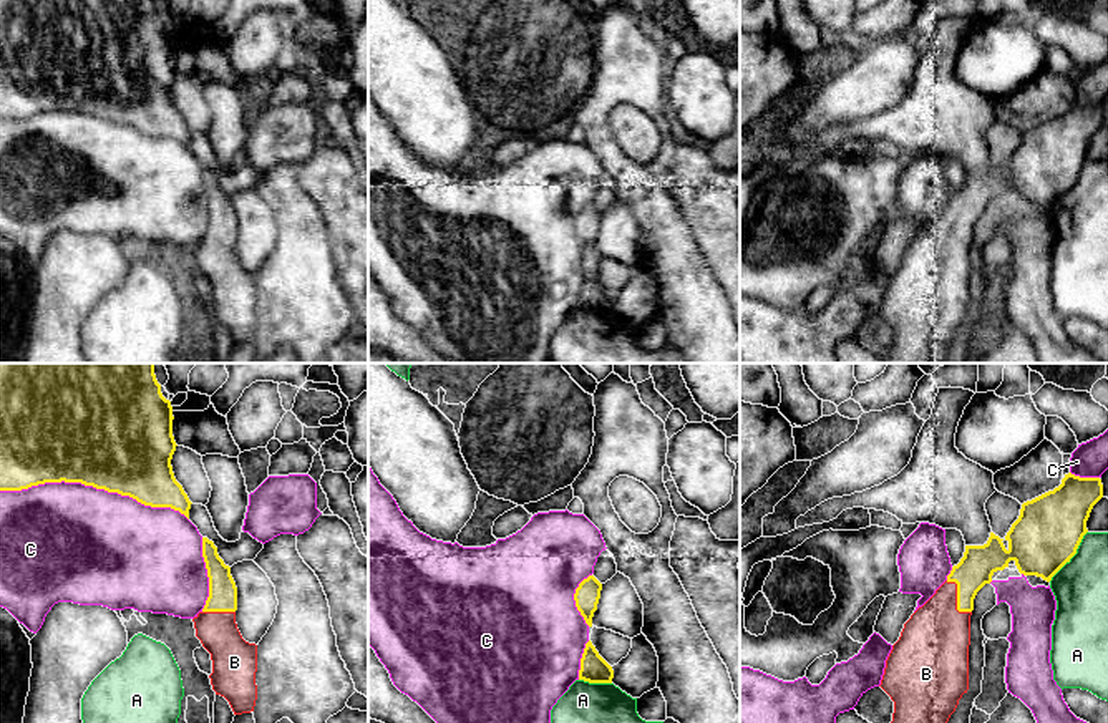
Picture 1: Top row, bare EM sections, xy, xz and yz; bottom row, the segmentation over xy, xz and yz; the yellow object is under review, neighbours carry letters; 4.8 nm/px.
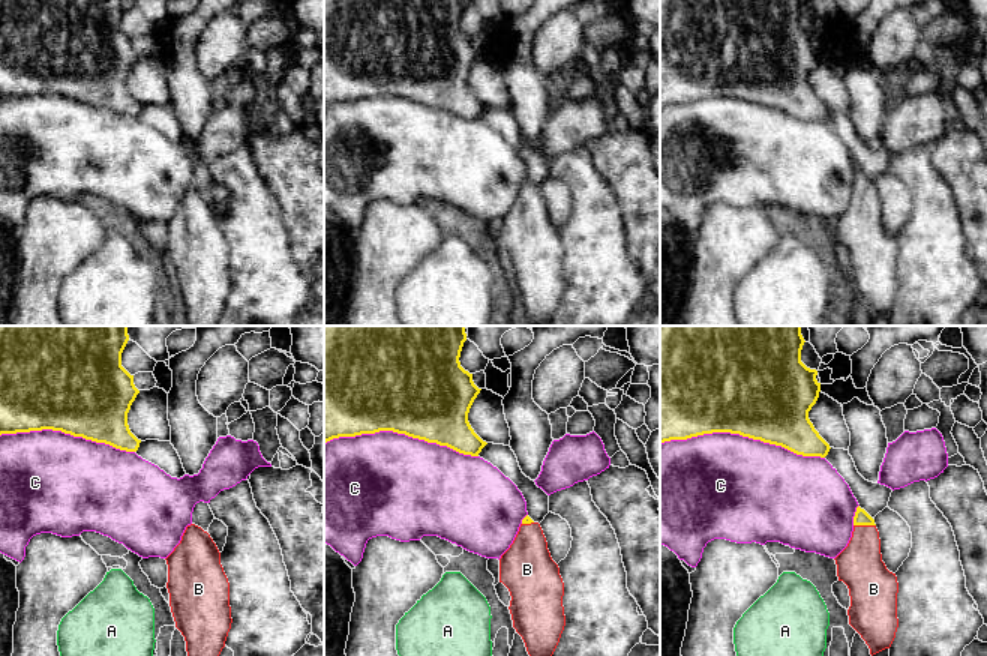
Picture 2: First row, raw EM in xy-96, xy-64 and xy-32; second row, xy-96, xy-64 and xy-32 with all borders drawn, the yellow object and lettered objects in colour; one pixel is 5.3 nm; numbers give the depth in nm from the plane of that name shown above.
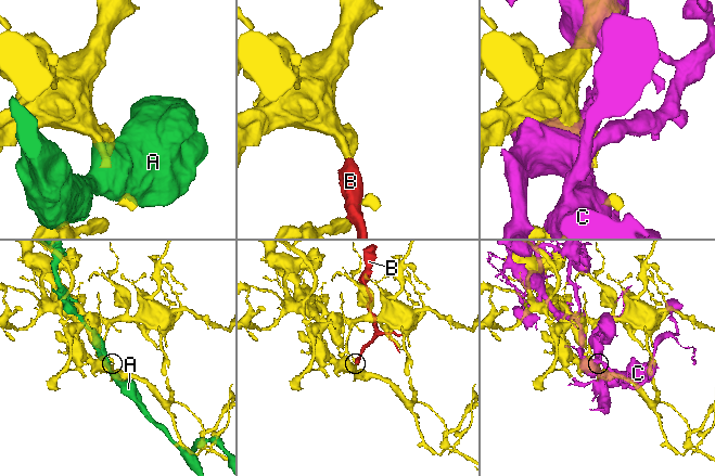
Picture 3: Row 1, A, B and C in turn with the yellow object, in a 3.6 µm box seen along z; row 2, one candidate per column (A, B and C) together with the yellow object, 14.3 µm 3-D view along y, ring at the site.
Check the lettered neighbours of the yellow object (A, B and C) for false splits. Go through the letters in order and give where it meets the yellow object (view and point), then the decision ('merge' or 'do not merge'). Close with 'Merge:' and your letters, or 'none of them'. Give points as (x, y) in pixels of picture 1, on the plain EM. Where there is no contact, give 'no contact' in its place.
A: contact yz (1073, 183); do not merge
B: contact yz (957, 228); merge
C: contact xy (95, 115); do not merge
Merge: B

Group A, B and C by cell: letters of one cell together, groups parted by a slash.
A / B / C

